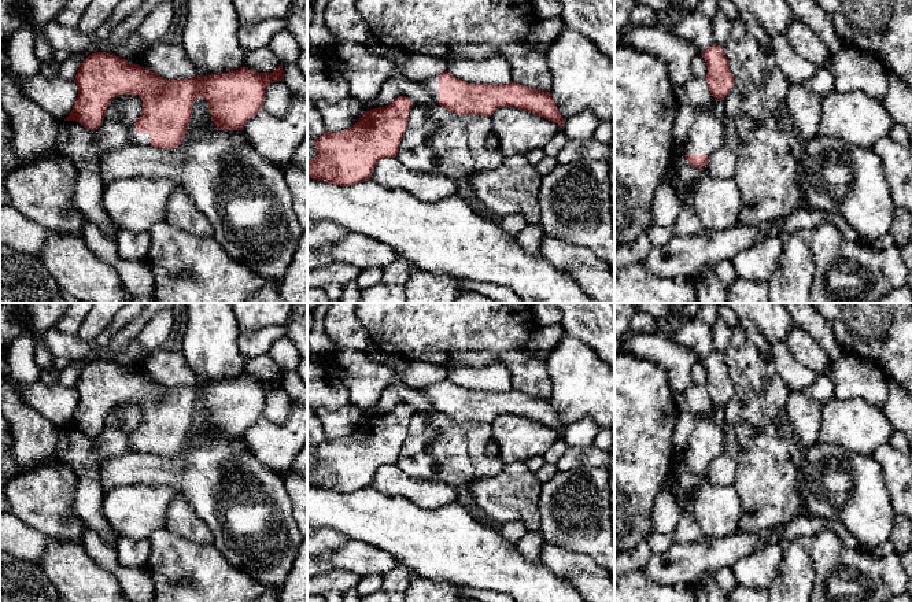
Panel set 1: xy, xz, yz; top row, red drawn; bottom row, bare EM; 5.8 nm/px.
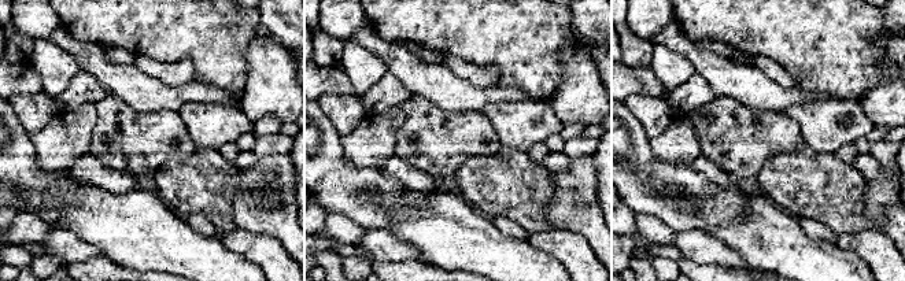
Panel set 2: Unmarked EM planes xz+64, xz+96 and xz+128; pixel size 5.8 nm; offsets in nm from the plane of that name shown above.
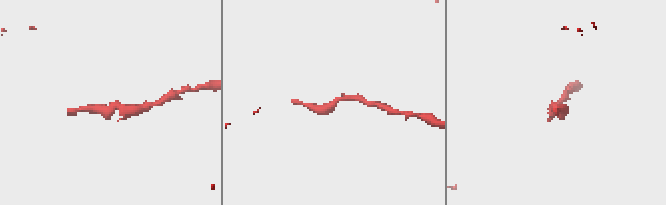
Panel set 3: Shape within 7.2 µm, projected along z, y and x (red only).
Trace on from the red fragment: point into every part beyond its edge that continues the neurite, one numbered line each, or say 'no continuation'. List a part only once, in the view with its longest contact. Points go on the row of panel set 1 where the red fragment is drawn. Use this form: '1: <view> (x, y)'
1: xy (136, 139)

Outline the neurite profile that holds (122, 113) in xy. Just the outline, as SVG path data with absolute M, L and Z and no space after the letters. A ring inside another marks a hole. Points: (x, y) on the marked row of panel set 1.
M139 95L115 97L107 107L104 121L96 133L96 155L100 159L108 151L130 144L129 129L143 114L143 100Z

